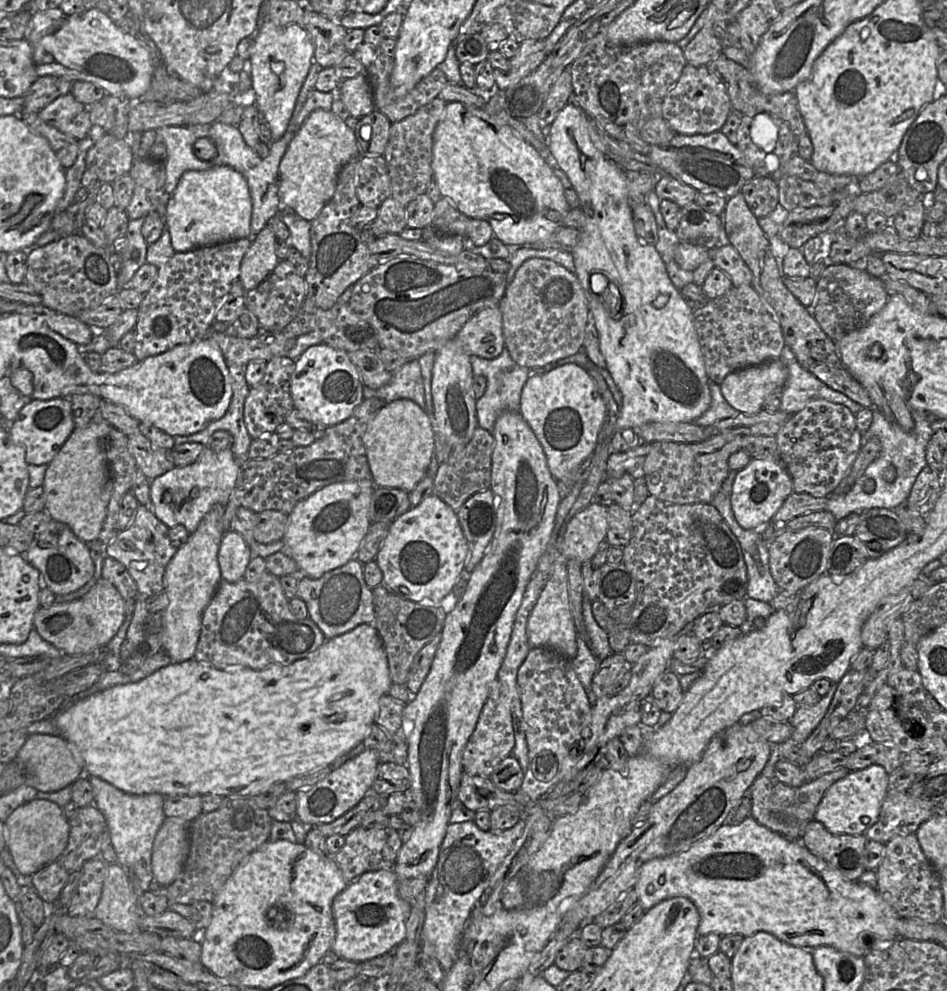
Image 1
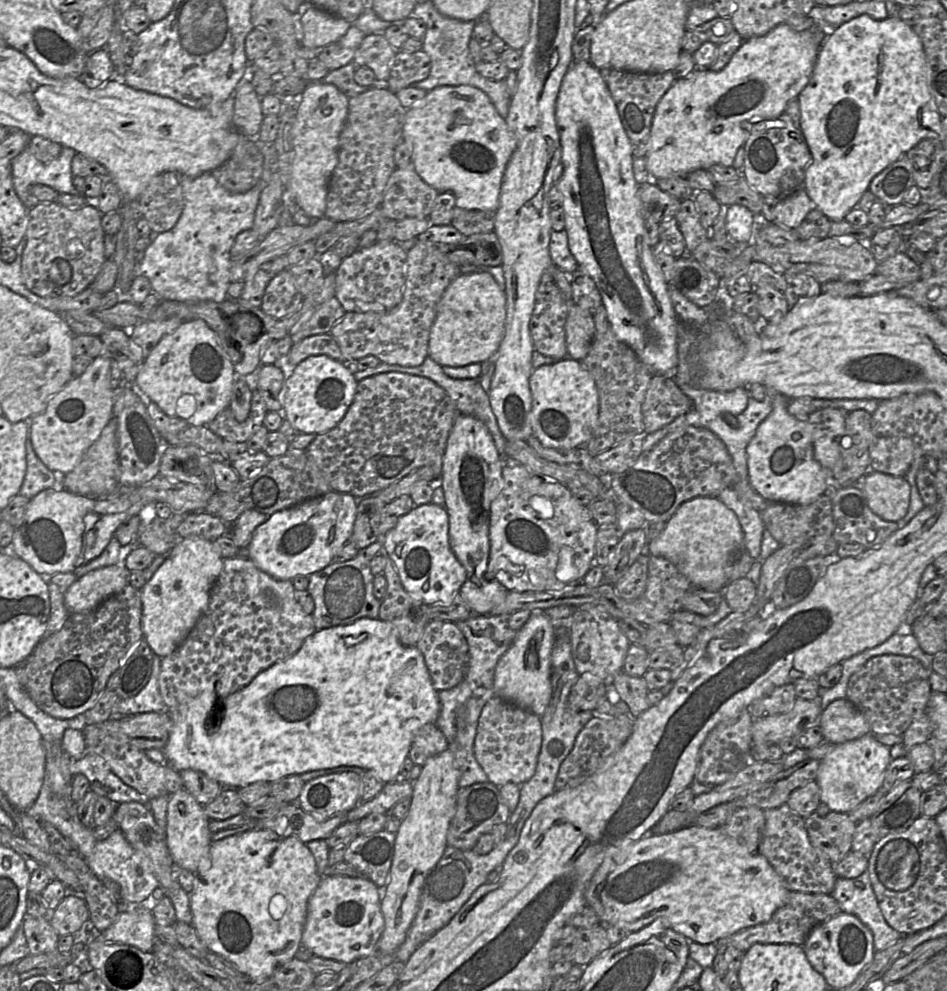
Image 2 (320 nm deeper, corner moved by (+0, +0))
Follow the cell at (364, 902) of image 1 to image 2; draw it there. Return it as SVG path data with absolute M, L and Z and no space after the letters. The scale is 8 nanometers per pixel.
M322 875L319 885L308 900L301 944L308 947L315 956L342 963L351 963L360 958L373 955L375 945L384 929L381 896L382 889L364 876L351 878Z

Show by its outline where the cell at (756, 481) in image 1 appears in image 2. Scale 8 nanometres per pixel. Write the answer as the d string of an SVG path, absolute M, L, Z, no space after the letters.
M773 387L767 388L772 411L763 420L746 448L748 479L752 488L768 502L805 505L815 501L831 486L832 471L828 471L815 459L813 451L813 427L807 421L798 420L787 411L795 398L787 398Z

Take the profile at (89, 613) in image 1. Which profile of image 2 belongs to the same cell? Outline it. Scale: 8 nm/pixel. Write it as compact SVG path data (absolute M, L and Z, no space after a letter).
M121 564L96 569L77 579L64 593L70 614L96 608L108 597L121 592L129 583L129 571Z

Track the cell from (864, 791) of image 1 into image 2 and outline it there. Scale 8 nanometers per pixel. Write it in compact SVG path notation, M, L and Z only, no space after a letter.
M873 733L834 745L833 749L820 761L815 779L820 790L820 803L825 804L830 811L849 813L879 790L883 784L885 773L891 761L890 748L880 743Z

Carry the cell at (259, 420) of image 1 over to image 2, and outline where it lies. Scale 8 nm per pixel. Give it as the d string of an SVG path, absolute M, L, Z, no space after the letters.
M256 389L252 392L250 413L244 422L238 422L228 407L207 427L223 440L246 443L263 426L267 412L266 405Z

